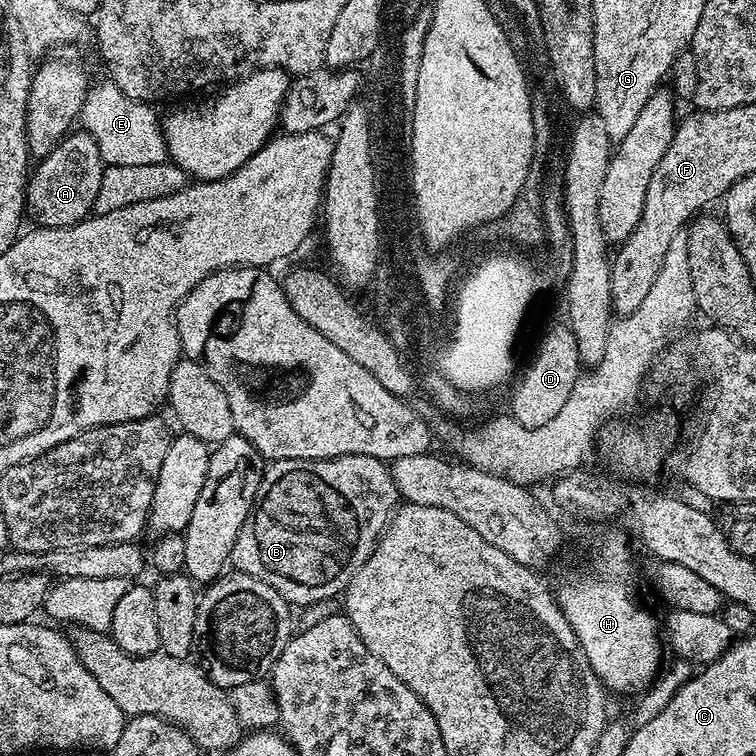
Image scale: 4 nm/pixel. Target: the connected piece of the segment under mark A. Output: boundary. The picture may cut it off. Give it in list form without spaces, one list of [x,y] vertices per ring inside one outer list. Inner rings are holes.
[[[72,130],[54,146],[31,169],[26,189],[26,212],[29,217],[36,219],[35,223],[42,228],[65,228],[89,219],[93,215],[94,198],[98,198],[98,190],[102,186],[102,174],[106,165],[102,154],[98,154],[98,142],[90,138],[83,130]]]

